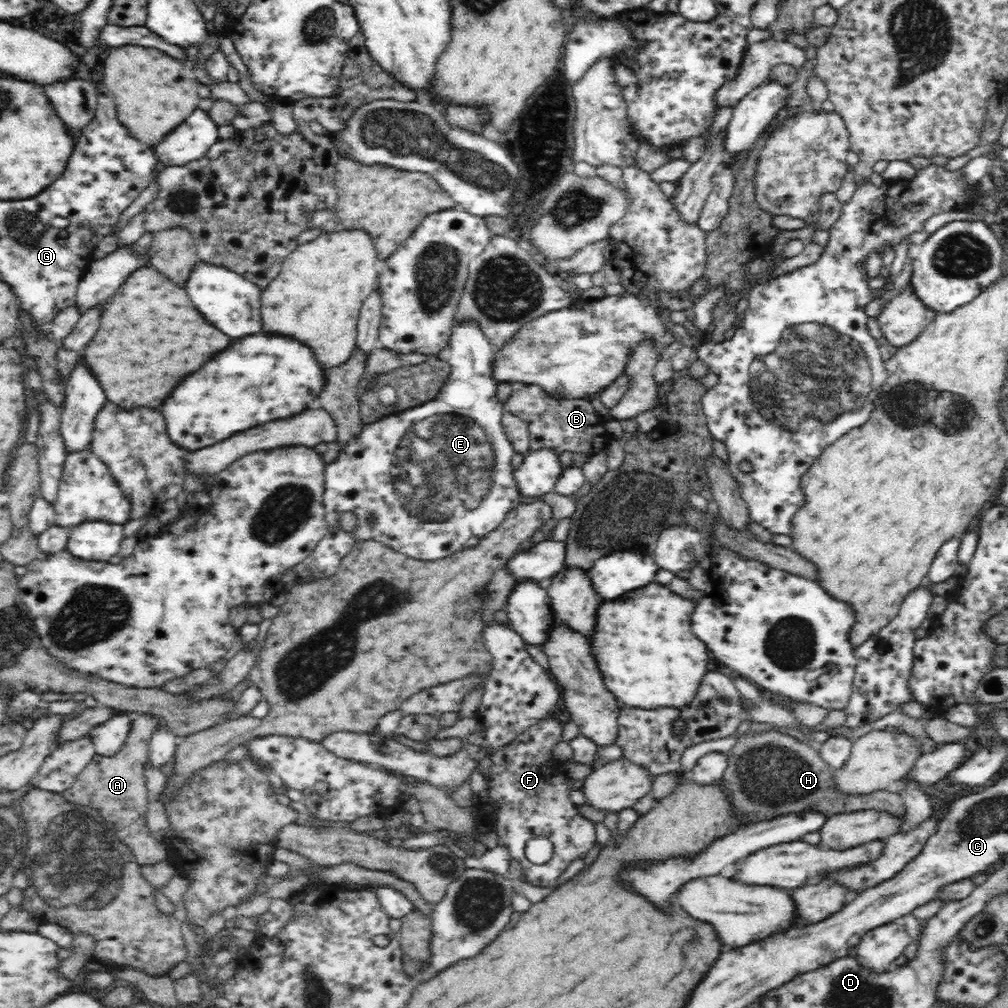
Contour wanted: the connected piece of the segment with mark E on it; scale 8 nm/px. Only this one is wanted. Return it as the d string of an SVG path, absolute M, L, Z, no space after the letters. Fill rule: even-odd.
M464 324L451 332L448 347L440 356L452 366L447 383L436 398L363 424L357 433L339 445L336 458L323 464L322 500L325 514L350 512L356 516L356 520L367 522L366 514L373 512L377 514L376 526L382 530L334 534L330 550L328 534L324 533L320 544L312 549L311 554L293 566L298 583L320 584L332 580L332 575L339 571L341 564L336 560L346 556L352 550L352 544L369 538L376 538L418 560L453 555L466 549L466 542L472 540L472 536L481 538L494 532L511 510L521 503L512 468L515 450L501 424L505 403L498 398L498 379L494 377L496 352L473 324Z

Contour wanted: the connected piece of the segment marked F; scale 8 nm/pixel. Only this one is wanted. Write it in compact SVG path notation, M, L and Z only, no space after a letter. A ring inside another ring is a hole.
M563 709L552 712L547 717L539 720L536 724L529 726L520 736L510 742L499 746L491 752L490 766L486 768L483 775L484 794L480 800L473 798L474 805L470 807L475 824L487 828L487 831L496 834L496 845L502 846L509 852L511 860L518 860L522 866L522 877L534 886L556 886L562 872L568 868L568 864L576 858L584 858L588 850L596 840L596 823L588 820L582 812L580 805L572 802L572 792L574 786L572 779L560 772L560 764L554 758L554 748L558 742L564 740L564 725L568 720L567 714ZM538 837L546 837L553 844L553 853L550 860L542 864L530 862L524 854L526 842Z

